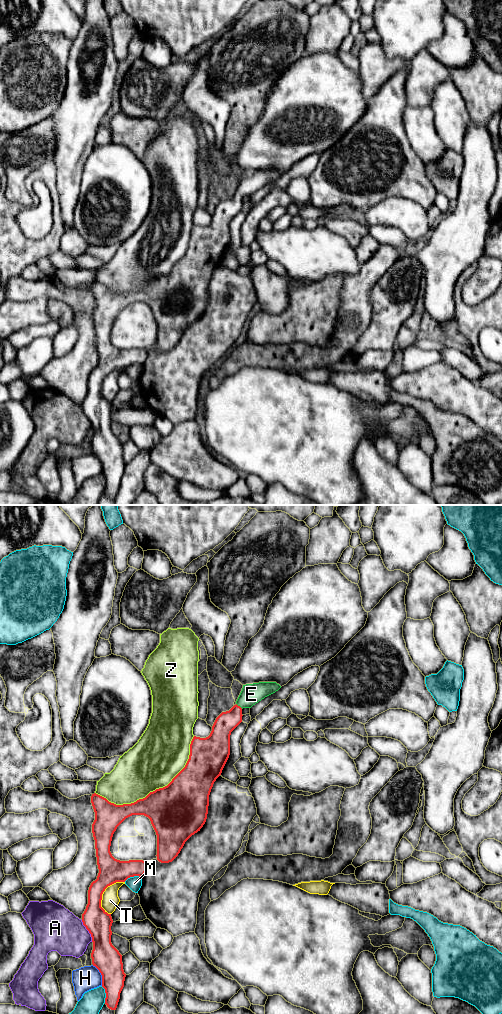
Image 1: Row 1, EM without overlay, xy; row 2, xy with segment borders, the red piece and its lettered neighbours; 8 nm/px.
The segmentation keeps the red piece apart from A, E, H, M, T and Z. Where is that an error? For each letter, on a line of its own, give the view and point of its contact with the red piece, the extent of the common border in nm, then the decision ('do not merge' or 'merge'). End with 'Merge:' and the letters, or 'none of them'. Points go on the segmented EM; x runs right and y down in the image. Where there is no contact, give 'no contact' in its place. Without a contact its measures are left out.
A: xy (88, 930) | 200 nm | do not merge
E: xy (239, 706) | 70 nm | merge
H: xy (101, 974) | 190 nm | do not merge
M: xy (132, 876) | 150 nm | do not merge
T: xy (103, 891) | 300 nm | do not merge
Z: xy (156, 789) | 900 nm | do not merge
Merge: E

